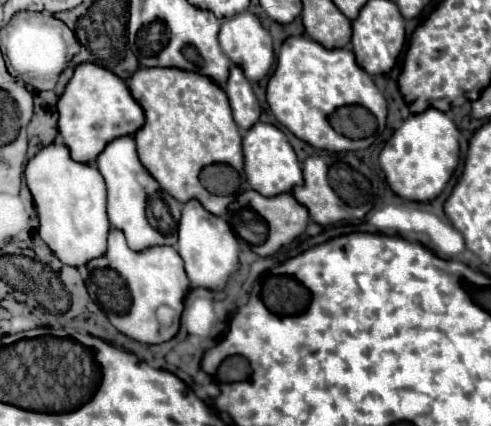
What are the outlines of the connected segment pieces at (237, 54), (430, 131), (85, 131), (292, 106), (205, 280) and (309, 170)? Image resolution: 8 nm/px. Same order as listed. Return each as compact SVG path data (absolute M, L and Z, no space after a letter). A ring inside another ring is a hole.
M240 12L232 18L226 18L222 22L222 28L220 28L220 34L218 34L218 40L220 40L220 46L224 50L224 54L244 70L244 76L248 80L254 80L258 82L260 78L264 78L272 64L274 64L274 48L272 48L272 36L270 32L260 24L258 16L254 16L252 12Z
M428 108L404 120L404 124L392 134L380 152L380 166L390 188L404 200L428 202L436 198L444 190L458 164L458 136L460 132L456 124L436 108Z
M84 62L74 68L74 76L58 100L58 116L58 130L64 144L70 148L72 158L88 164L96 160L110 140L134 134L144 124L144 110L140 110L140 104L132 94L128 94L126 82L92 62Z
M290 36L284 40L278 52L276 70L268 80L266 98L276 120L282 126L286 126L296 138L312 144L314 148L330 152L355 152L361 148L366 149L376 140L374 137L366 138L376 132L376 120L381 132L386 127L387 102L378 92L372 78L356 64L352 50L350 48L328 50L308 36ZM348 104L360 104L360 106L348 106ZM344 136L364 138L364 141L351 140Z
M188 200L182 206L182 218L178 222L178 242L176 250L184 260L186 274L192 282L192 286L204 286L212 290L220 290L228 276L238 268L238 252L240 244L238 238L234 236L232 228L222 216L210 214L204 210L204 206L196 200Z
M312 154L302 162L304 184L294 186L294 198L308 208L314 222L328 226L340 220L362 218L366 214L364 208L350 208L348 204L336 204L336 192L328 184L328 166L322 156Z

